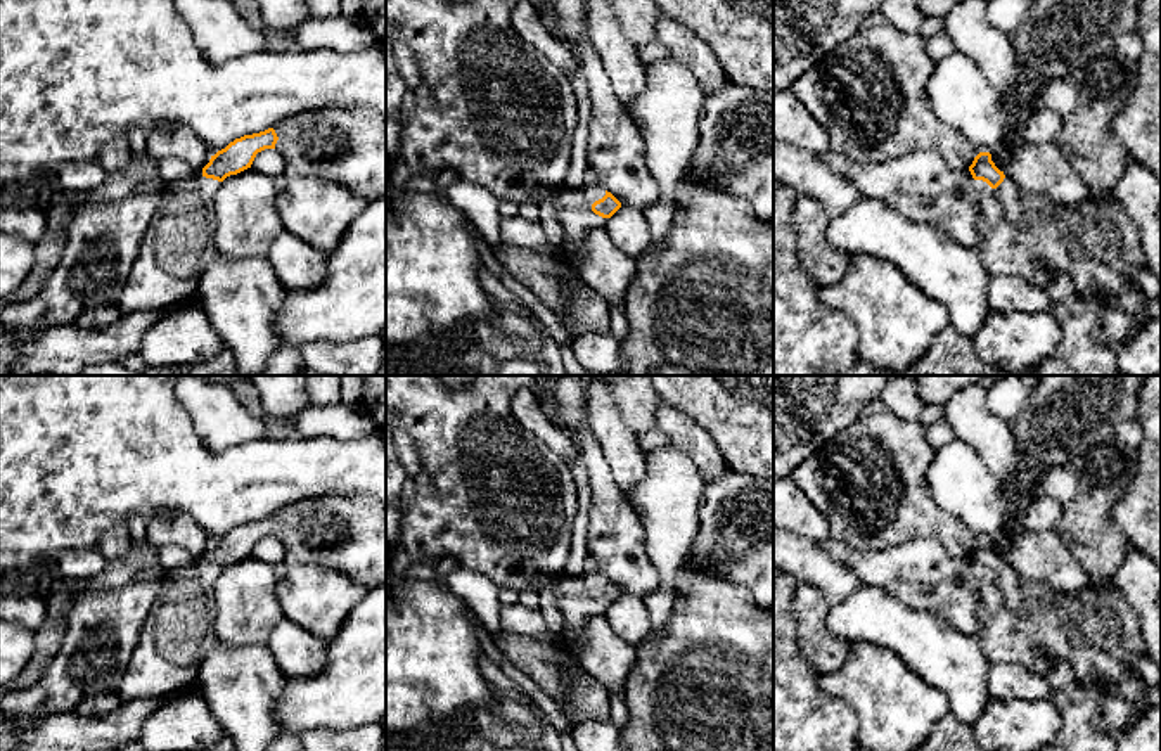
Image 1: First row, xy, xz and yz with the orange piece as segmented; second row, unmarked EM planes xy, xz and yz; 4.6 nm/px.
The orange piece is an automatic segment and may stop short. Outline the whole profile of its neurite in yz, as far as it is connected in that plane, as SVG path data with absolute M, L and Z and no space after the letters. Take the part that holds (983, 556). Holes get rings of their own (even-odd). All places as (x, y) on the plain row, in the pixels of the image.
M979 540L969 559L981 583L979 614L983 632L978 642L988 663L1019 663L1035 675L1045 677L1054 661L1068 661L1085 685L1092 685L1095 680L1123 682L1133 673L1140 673L1140 661L1147 654L1142 621L1121 590L1111 581L1062 597L1045 583L1026 580L1012 566L1005 564L991 549L990 540Z

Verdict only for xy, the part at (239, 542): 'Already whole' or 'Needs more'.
Needs more

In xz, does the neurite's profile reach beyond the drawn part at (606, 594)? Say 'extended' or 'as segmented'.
extended

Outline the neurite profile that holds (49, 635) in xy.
M62 578L52 583L50 592L45 595L45 619L35 630L33 656L22 671L9 684L7 690L29 687L45 675L64 640L71 600L81 588L83 583L80 580Z

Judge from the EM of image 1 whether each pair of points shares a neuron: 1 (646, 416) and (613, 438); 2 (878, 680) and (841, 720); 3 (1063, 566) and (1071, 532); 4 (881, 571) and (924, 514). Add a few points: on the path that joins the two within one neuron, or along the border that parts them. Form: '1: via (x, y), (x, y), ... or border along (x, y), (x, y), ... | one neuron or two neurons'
1: border along (609, 393), (627, 424), (639, 436) | two neurons
2: border along (819, 686), (840, 698), (853, 712), (857, 732) | two neurons
3: border along (1054, 532), (1094, 578) | two neurons
4: border along (943, 544), (936, 539), (914, 539), (864, 552) | two neurons

